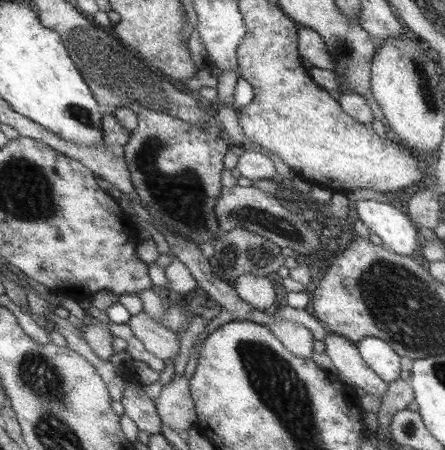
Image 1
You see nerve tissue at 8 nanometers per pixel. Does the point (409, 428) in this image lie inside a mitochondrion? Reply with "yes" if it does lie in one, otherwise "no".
yes

